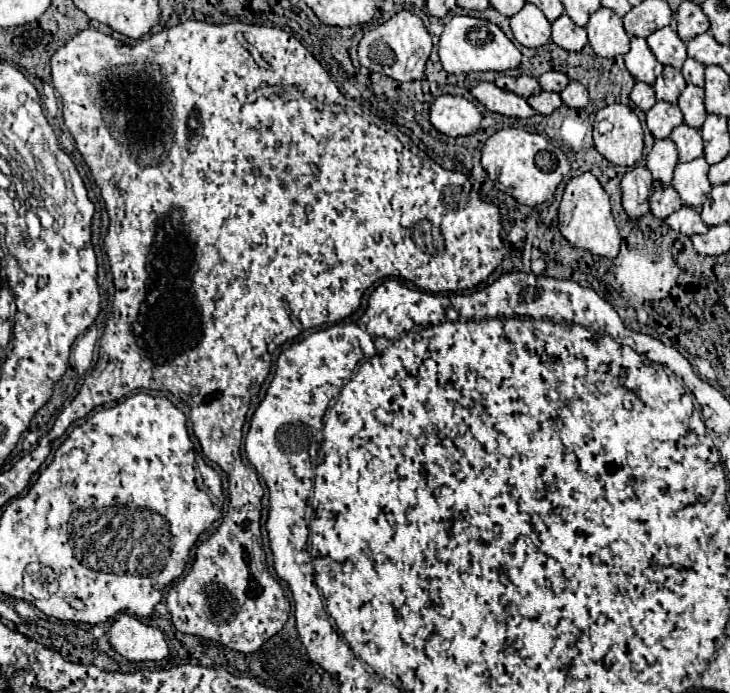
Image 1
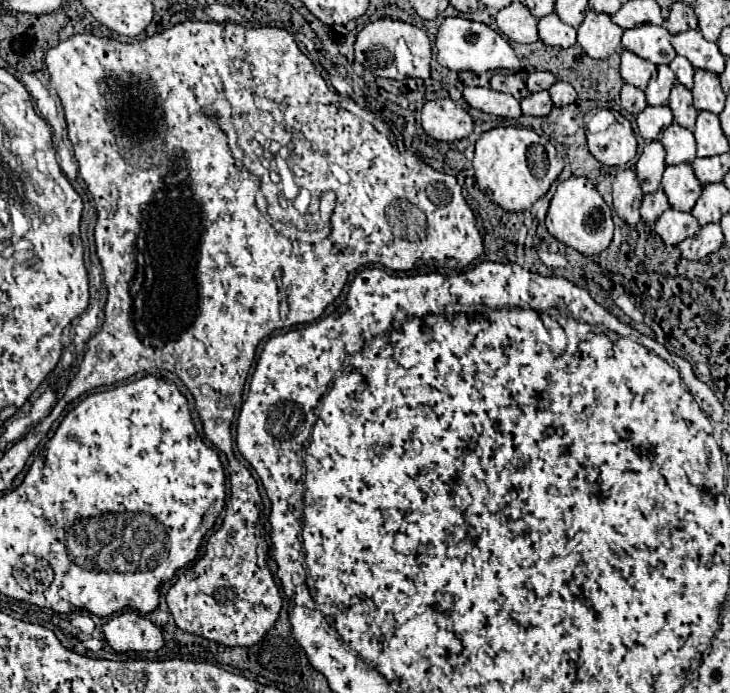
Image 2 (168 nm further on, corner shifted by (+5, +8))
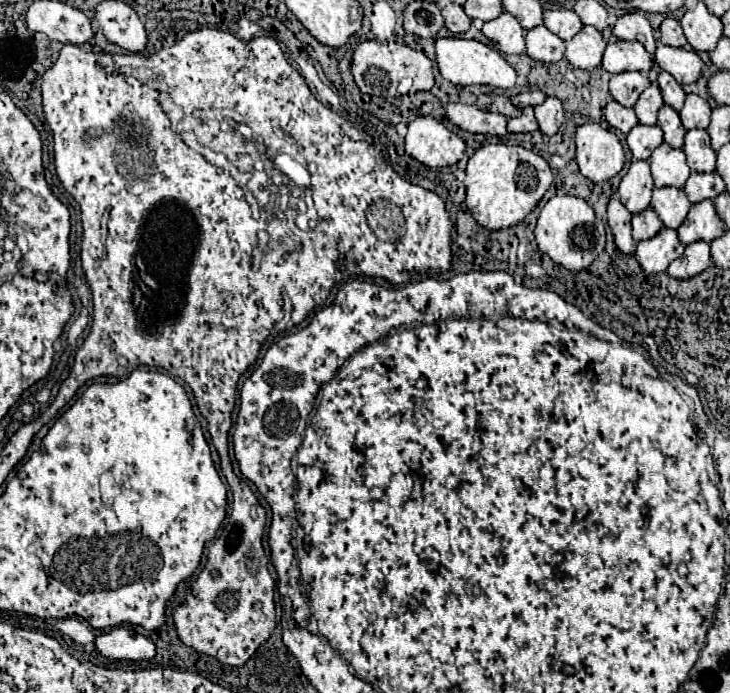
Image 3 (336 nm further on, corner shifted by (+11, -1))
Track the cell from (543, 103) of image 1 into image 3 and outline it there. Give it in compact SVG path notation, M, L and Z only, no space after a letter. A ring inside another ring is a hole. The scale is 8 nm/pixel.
M525 108L521 112L521 116L517 118L511 118L507 122L507 130L509 132L515 132L515 134L521 134L521 132L535 132L539 126L537 126L537 120L533 116L533 108Z

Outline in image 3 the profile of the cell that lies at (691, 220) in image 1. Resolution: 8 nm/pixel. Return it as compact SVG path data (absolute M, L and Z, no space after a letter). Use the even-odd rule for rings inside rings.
M663 228L655 238L639 242L635 260L647 274L665 272L667 266L683 254L685 246L677 240L677 232Z

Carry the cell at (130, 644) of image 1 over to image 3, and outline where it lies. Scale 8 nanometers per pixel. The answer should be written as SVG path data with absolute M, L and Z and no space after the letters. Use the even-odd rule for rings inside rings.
M127 626L99 634L95 648L111 660L151 660L155 656L155 644Z

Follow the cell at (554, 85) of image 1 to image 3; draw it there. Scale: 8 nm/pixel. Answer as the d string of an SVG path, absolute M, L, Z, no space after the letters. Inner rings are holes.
M533 90L533 92L521 92L521 94L517 94L515 98L513 98L513 104L517 106L517 108L527 108L527 106L537 106L537 104L541 104L541 102L545 102L545 92L541 92L541 90Z

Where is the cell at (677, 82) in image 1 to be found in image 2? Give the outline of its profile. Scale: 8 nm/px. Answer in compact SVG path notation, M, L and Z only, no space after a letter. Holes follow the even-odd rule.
M659 65L657 67L657 77L653 77L645 89L647 103L649 105L667 105L669 101L669 91L675 85L675 73L671 73L669 65Z

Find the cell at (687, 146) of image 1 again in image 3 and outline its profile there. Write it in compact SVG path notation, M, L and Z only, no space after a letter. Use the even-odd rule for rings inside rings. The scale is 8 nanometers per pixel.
M665 142L653 150L649 158L649 166L651 166L651 176L657 188L661 186L683 188L689 178L689 166L685 162L685 152L675 150Z

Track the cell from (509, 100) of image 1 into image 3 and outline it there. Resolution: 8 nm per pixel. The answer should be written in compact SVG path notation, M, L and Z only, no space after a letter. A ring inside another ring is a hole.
M449 104L447 118L461 130L471 134L491 134L491 136L505 136L507 134L507 118L501 114L485 112L475 106L467 104Z

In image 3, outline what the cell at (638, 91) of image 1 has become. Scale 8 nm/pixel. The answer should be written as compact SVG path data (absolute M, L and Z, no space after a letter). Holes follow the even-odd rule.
M611 100L611 102L605 106L605 114L603 114L603 116L605 116L605 120L607 120L609 126L621 130L623 134L627 134L627 132L637 124L635 112L633 112L631 108L621 106L621 104L615 102L615 100Z

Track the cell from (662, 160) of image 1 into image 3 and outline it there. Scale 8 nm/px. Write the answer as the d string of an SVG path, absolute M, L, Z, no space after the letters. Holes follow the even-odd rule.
M635 160L629 166L627 174L621 178L617 194L619 194L621 204L631 214L641 214L643 210L649 208L651 190L653 190L653 180L651 180L649 162L647 160Z

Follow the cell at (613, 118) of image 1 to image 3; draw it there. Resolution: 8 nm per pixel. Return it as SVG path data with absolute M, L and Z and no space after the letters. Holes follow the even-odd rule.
M595 122L583 124L577 128L575 144L575 160L585 178L593 182L605 182L621 172L625 164L625 152L619 138L611 130Z

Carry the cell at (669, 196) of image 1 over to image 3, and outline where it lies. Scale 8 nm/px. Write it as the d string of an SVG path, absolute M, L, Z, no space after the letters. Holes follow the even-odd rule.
M647 208L645 212L633 216L633 238L637 242L657 236L661 228L663 228L663 222L657 218L657 214L651 208Z

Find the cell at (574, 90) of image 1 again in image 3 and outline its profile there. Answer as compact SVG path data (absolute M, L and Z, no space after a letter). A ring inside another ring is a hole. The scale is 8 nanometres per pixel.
M547 98L543 104L535 106L533 110L535 110L535 118L537 118L537 124L539 124L539 130L545 136L557 134L559 126L563 124L563 118L565 118L565 110L563 110L561 100Z

